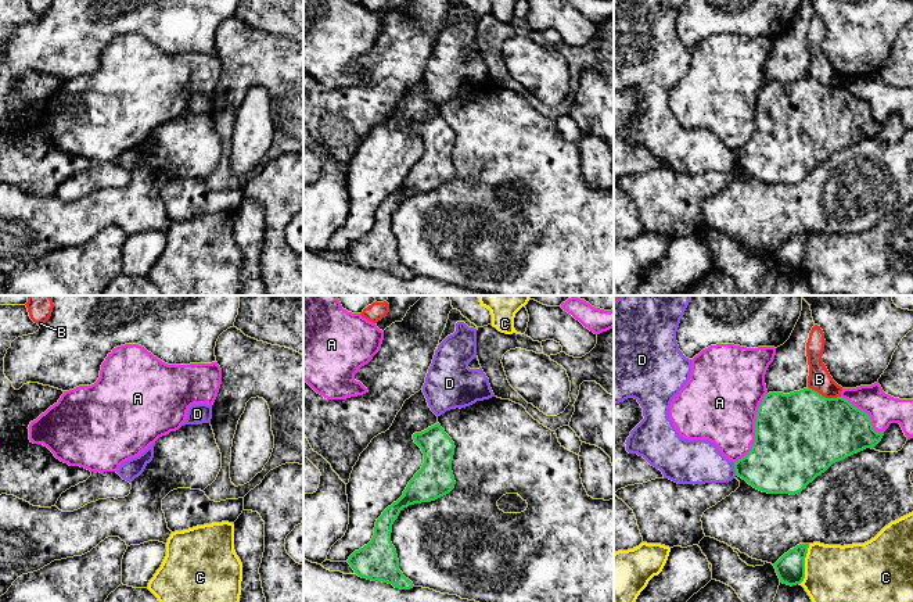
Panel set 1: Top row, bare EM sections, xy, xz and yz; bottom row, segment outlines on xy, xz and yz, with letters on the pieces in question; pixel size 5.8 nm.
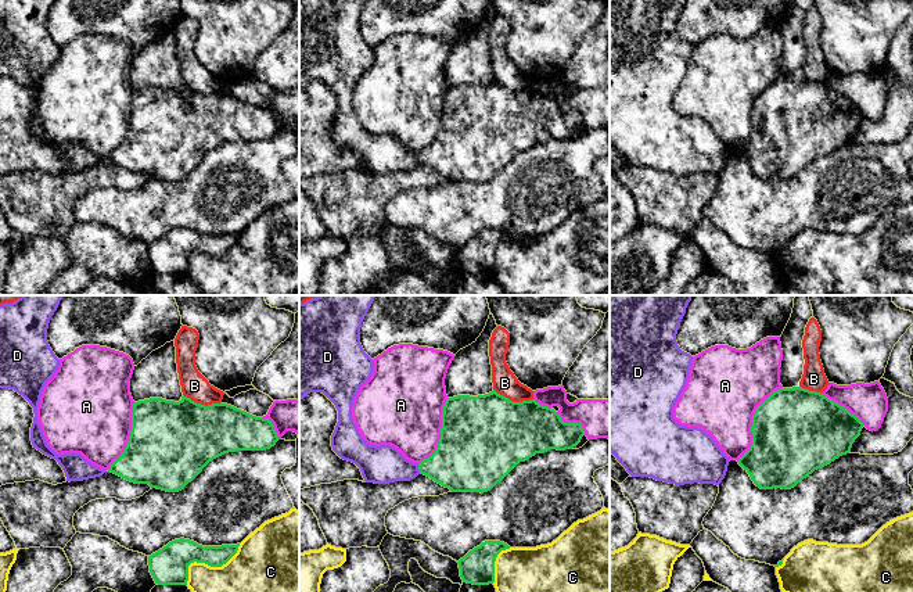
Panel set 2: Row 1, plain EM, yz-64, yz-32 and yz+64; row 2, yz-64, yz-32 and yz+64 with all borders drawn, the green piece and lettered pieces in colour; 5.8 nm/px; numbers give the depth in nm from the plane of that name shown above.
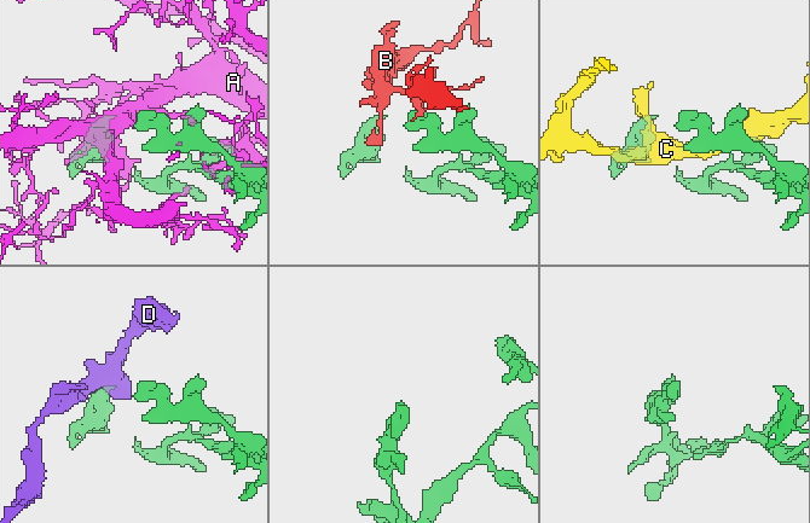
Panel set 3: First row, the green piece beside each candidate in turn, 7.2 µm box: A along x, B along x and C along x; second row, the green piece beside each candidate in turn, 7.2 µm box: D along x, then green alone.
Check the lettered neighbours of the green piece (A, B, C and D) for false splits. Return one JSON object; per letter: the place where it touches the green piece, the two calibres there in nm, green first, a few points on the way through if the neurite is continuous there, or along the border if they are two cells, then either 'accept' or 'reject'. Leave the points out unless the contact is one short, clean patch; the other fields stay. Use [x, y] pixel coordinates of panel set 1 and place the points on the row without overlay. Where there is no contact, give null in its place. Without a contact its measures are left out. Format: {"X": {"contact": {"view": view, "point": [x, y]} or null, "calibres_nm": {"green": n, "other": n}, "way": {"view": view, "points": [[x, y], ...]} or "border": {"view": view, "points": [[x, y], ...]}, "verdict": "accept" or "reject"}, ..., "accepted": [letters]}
{"A": {"contact": {"view": "yz", "point": [755, 119]}, "calibres_nm": {"green": 500, "other": 420}, "verdict": "reject"}, "B": {"contact": {"view": "yz", "point": [825, 86]}, "calibres_nm": {"green": 500, "other": 140}, "verdict": "reject"}, "C": {"contact": {"view": "yz", "point": [804, 254]}, "calibres_nm": {"green": 170, "other": 340}, "verdict": "reject"}, "D": {"contact": {"view": "yz", "point": [734, 158]}, "calibres_nm": {"green": 340, "other": 260}, "border": {"view": "yz", "points": [[733, 153], [736, 164]]}, "verdict": "reject"}, "accepted": []}

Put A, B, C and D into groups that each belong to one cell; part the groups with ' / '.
A / B / C / D

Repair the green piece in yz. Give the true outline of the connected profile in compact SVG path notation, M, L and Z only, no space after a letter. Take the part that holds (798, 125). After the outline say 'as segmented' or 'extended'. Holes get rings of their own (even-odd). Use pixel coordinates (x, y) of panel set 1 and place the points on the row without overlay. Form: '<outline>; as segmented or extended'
M809 76L790 83L769 82L763 86L756 101L755 130L751 140L734 151L736 165L762 182L795 184L833 153L866 137L873 139L883 125L884 121L877 122L873 118L869 103L858 98L842 86L826 87Z; as segmented

